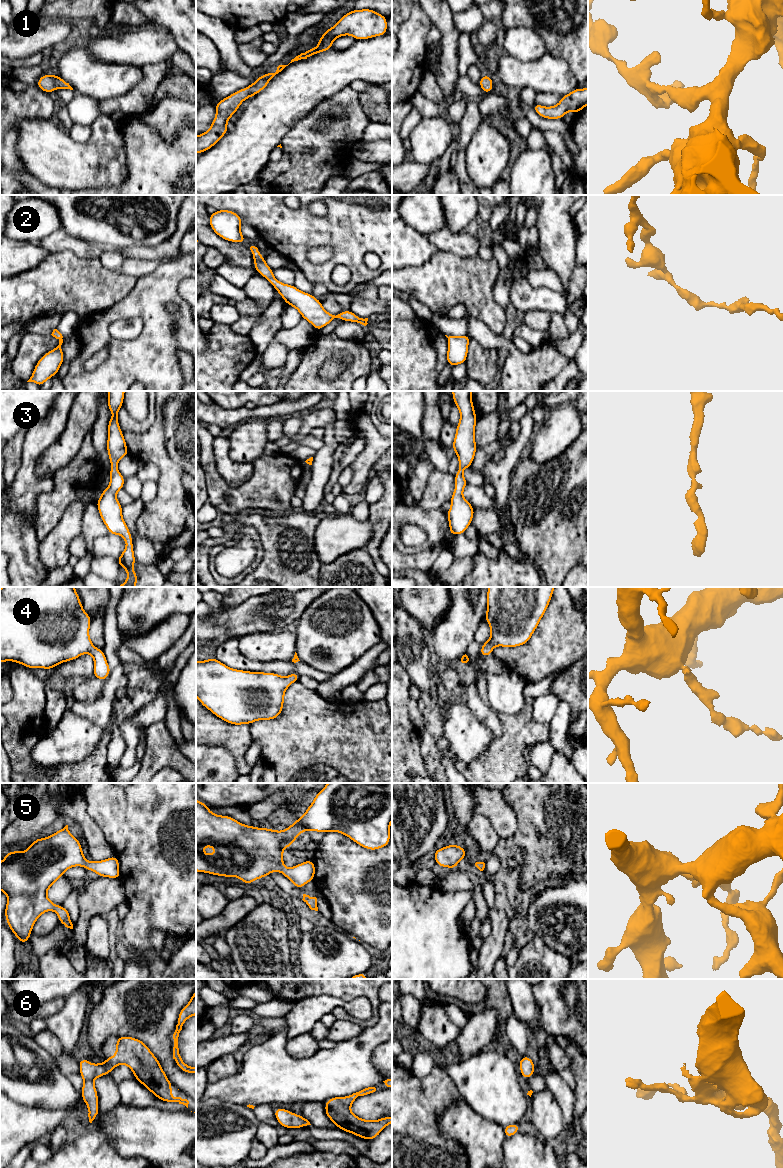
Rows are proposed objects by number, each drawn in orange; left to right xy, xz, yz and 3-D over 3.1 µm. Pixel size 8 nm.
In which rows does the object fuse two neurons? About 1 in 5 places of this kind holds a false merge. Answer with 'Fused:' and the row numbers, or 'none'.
Fused: none

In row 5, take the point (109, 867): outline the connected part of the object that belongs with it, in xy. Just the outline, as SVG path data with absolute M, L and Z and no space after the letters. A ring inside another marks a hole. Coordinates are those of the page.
M68 825L47 838L34 840L24 853L20 848L16 852L5 853L5 859L0 862L0 890L8 897L5 918L11 931L23 944L27 944L35 922L46 911L55 911L59 922L73 929L68 910L50 901L47 891L56 880L64 876L66 870L74 866L82 866L100 877L120 878L118 858L114 855L102 861L88 862L83 855L81 843L69 832Z

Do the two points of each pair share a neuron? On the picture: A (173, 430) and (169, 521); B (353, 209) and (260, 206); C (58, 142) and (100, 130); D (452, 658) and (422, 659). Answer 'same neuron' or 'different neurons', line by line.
A: different neurons
B: same neuron
C: same neuron
D: different neurons

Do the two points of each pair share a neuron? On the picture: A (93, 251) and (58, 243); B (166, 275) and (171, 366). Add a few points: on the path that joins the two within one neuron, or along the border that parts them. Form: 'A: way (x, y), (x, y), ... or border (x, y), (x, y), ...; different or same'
A: way (84, 249), (67, 243); same
B: way (159, 298), (160, 343); same

